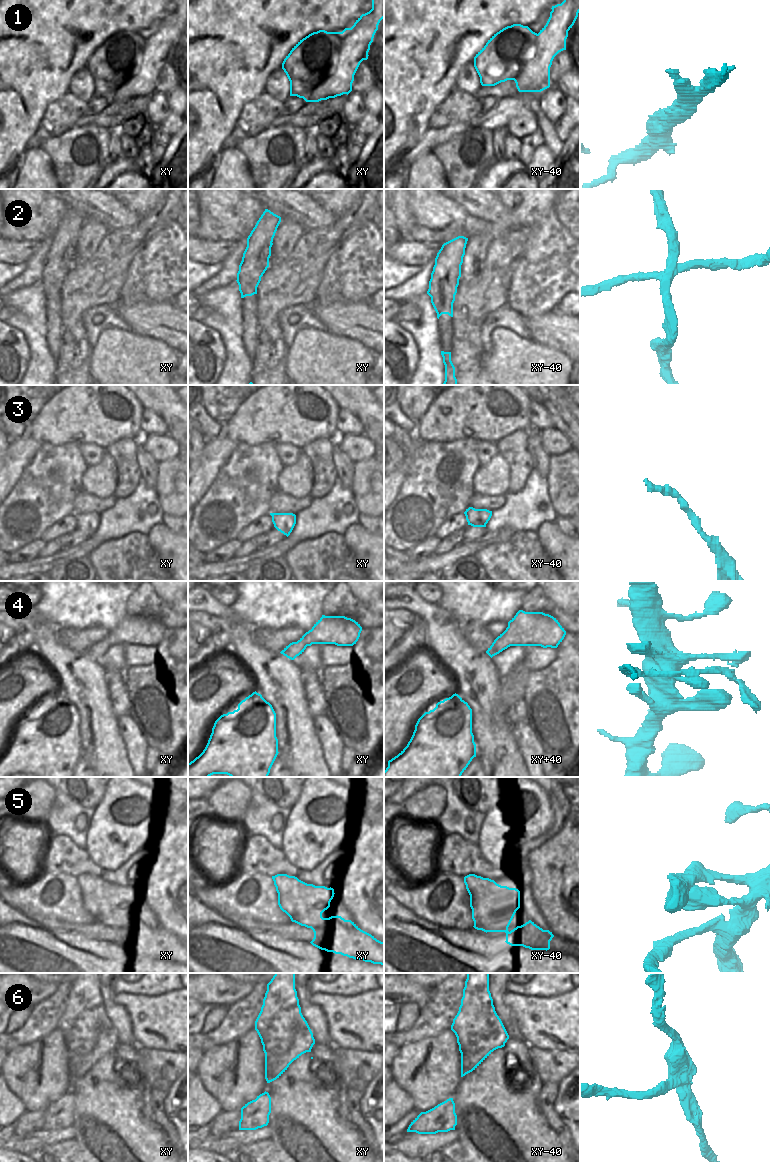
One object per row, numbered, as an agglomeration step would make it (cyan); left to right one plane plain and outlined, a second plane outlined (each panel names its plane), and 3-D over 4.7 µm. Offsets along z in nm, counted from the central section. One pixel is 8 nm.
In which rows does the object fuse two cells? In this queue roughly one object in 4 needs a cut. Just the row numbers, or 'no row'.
1, 2, 4, 6

